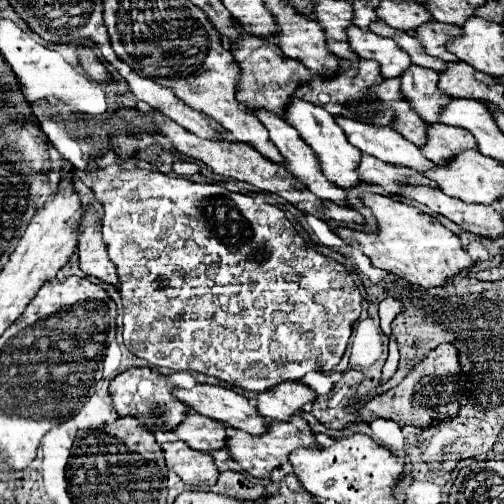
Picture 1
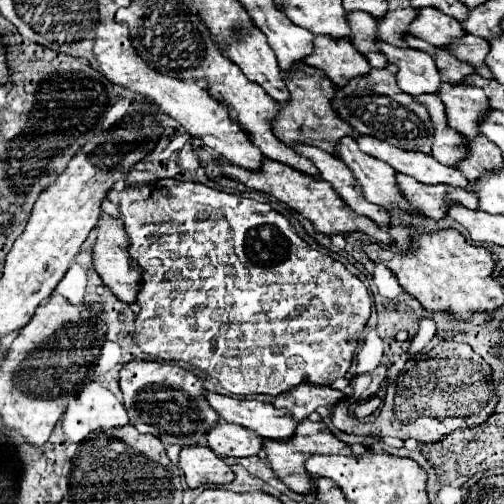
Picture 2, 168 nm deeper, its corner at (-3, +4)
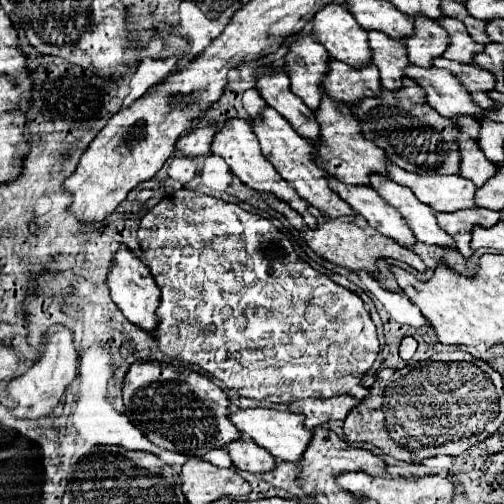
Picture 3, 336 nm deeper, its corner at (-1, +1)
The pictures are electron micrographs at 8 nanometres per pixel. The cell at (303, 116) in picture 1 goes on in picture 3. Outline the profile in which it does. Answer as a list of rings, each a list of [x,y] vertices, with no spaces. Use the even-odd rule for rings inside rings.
[[[380,173],[370,175],[370,187],[402,215],[402,219],[412,229],[418,241],[442,247],[456,247],[452,243],[452,237],[438,227],[434,211],[422,201],[418,201],[408,187],[398,185]]]

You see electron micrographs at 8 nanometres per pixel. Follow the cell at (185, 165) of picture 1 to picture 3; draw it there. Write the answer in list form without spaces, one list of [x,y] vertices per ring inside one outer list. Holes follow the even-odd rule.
[[[206,125],[206,127],[200,127],[196,131],[190,131],[186,133],[184,137],[178,139],[176,143],[176,151],[184,157],[204,157],[210,153],[210,143],[212,143],[212,135],[216,133],[216,127],[214,125]]]

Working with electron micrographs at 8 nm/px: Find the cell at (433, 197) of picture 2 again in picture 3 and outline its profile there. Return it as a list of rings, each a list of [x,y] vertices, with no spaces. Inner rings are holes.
[[[470,207],[470,209],[460,209],[460,211],[452,211],[452,213],[436,213],[438,225],[456,241],[458,251],[464,257],[472,255],[470,249],[470,229],[474,225],[482,225],[482,227],[492,227],[500,221],[500,215],[496,211],[484,209],[484,207]]]

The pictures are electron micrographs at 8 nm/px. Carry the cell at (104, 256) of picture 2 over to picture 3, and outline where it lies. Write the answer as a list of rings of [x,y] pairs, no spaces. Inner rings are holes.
[[[120,243],[118,251],[114,253],[106,281],[108,281],[112,301],[124,313],[124,317],[130,323],[142,327],[144,331],[152,331],[152,327],[156,327],[156,307],[160,303],[160,291],[158,291],[152,275],[148,273],[148,267],[124,243]]]

